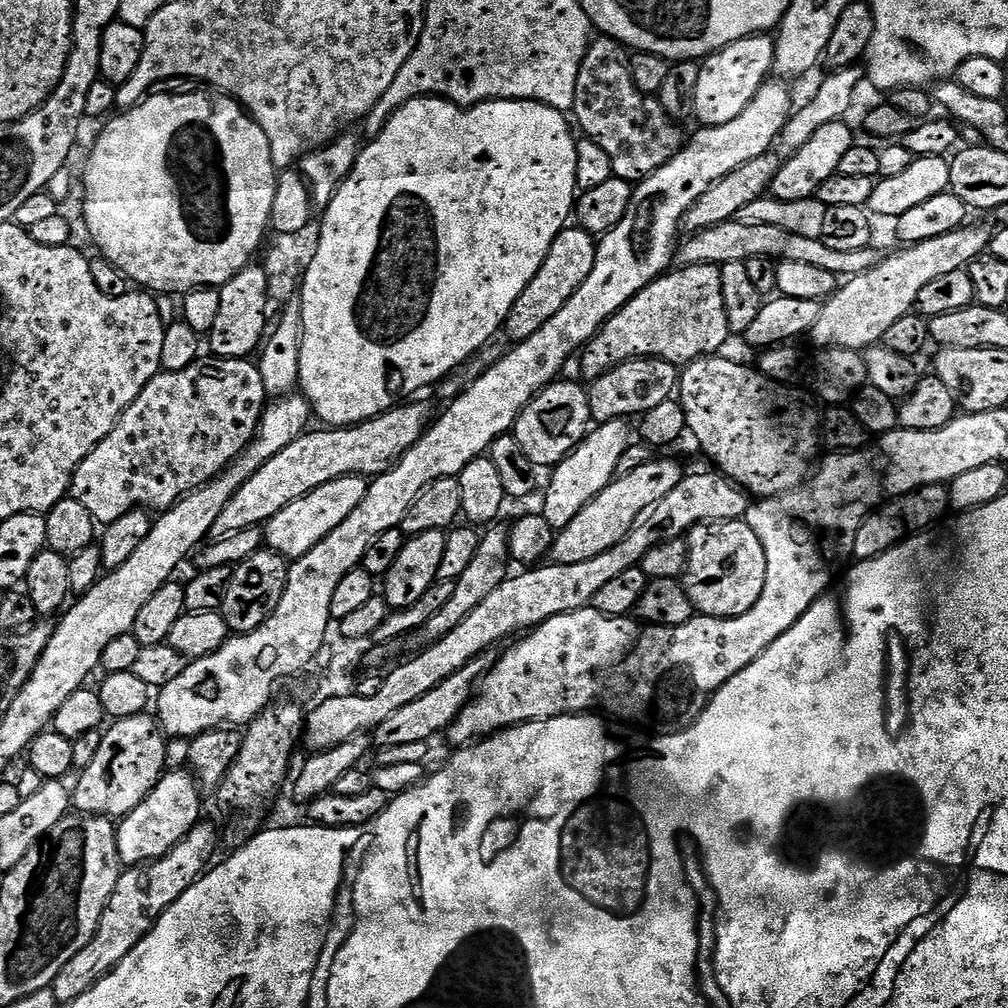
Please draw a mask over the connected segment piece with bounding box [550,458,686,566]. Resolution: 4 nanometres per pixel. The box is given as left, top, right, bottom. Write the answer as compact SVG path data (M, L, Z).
M650 458L638 470L630 470L630 474L617 476L611 484L598 494L574 517L570 526L559 529L556 541L552 543L551 559L557 564L574 566L574 562L590 562L590 558L598 558L598 554L606 554L610 546L618 546L622 538L632 529L632 525L644 515L648 509L653 508L678 482L686 475L685 469L680 469L676 460L656 460Z

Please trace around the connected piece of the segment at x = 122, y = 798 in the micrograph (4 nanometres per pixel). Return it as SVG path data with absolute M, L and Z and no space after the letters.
M151 715L131 716L111 726L112 729L104 732L94 762L83 768L79 773L80 781L71 789L72 808L85 816L123 818L144 801L166 771L166 737Z

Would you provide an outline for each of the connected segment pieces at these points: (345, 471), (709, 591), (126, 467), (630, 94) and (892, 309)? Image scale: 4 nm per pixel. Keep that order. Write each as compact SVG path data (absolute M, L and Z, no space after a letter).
M405 402L375 416L361 424L353 424L351 428L325 427L324 432L305 431L286 450L278 450L270 462L266 462L226 502L222 514L218 514L214 526L210 526L208 540L222 542L222 538L230 538L247 528L258 528L267 524L278 510L286 510L290 502L298 502L298 498L306 498L318 486L326 486L326 482L334 482L347 476L363 476L375 478L386 474L422 438L422 434L430 427L428 408L424 404Z
M747 519L696 524L688 531L686 543L688 561L682 583L686 598L690 598L699 615L732 620L746 614L762 598L762 586L766 586L766 550L762 550L762 542L750 530Z
M201 358L195 364L186 366L186 370L182 370L181 372L166 372L162 370L154 378L150 378L150 382L146 382L142 394L138 394L138 398L134 398L134 402L124 411L122 418L118 418L114 430L110 430L110 434L106 434L106 438L102 438L102 442L98 442L98 446L94 446L94 450L90 450L90 454L86 454L86 458L72 475L70 496L86 506L86 510L92 515L97 525L107 526L118 522L118 518L130 514L135 508L143 508L152 514L167 512L183 496L188 496L194 490L198 490L204 487L205 484L209 484L215 476L219 476L220 473L226 471L248 449L248 443L256 437L260 420L264 416L264 409L269 403L269 385L268 388L264 385L263 374L251 364L252 362L248 358L243 360Z
M603 34L597 35L595 39L593 39L591 43L589 43L588 49L586 50L586 54L582 58L582 66L578 70L578 82L576 83L576 89L574 90L574 106L572 107L572 112L574 113L574 120L576 116L577 121L575 120L575 123L578 125L578 128L579 128L578 123L580 123L580 128L582 131L584 131L581 133L583 133L583 135L587 137L587 139L594 141L594 143L596 143L598 146L602 146L602 150L606 150L606 155L610 157L610 166L612 167L612 174L614 176L617 176L618 178L622 178L623 180L627 180L629 182L642 181L646 179L650 174L654 174L662 166L666 166L666 162L670 162L670 158L674 158L676 155L678 155L678 153L680 153L680 149L683 148L686 143L686 136L683 136L683 134L680 133L681 125L677 123L677 121L673 120L672 117L666 114L666 110L663 108L663 106L661 106L659 99L657 99L656 96L648 96L644 92L639 92L639 90L636 89L636 87L634 86L634 82L632 81L632 75L630 74L630 56L629 53L626 51L625 45L621 44L620 41L618 40L612 39L612 37L610 36L606 36Z
M969 223L962 228L955 228L950 234L941 234L939 238L930 238L921 244L910 244L901 247L901 252L893 256L888 255L881 259L880 264L870 270L851 277L847 282L841 283L831 297L823 301L818 322L814 322L810 333L810 340L817 344L817 349L845 348L863 353L864 349L879 345L884 339L886 330L898 322L898 318L909 315L915 309L918 293L931 281L940 276L951 274L953 270L965 270L974 258L988 252L988 244L992 240L993 229L983 228L980 224Z

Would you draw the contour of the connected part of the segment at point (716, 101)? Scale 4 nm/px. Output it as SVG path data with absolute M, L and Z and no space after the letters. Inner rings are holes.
M761 34L759 36L747 36L722 50L712 53L711 56L705 56L700 64L700 73L698 74L698 87L694 90L694 102L692 111L695 119L700 119L699 123L706 128L722 126L726 122L734 122L746 106L758 94L758 90L773 75L772 63L774 62L774 50L776 41L771 35Z

